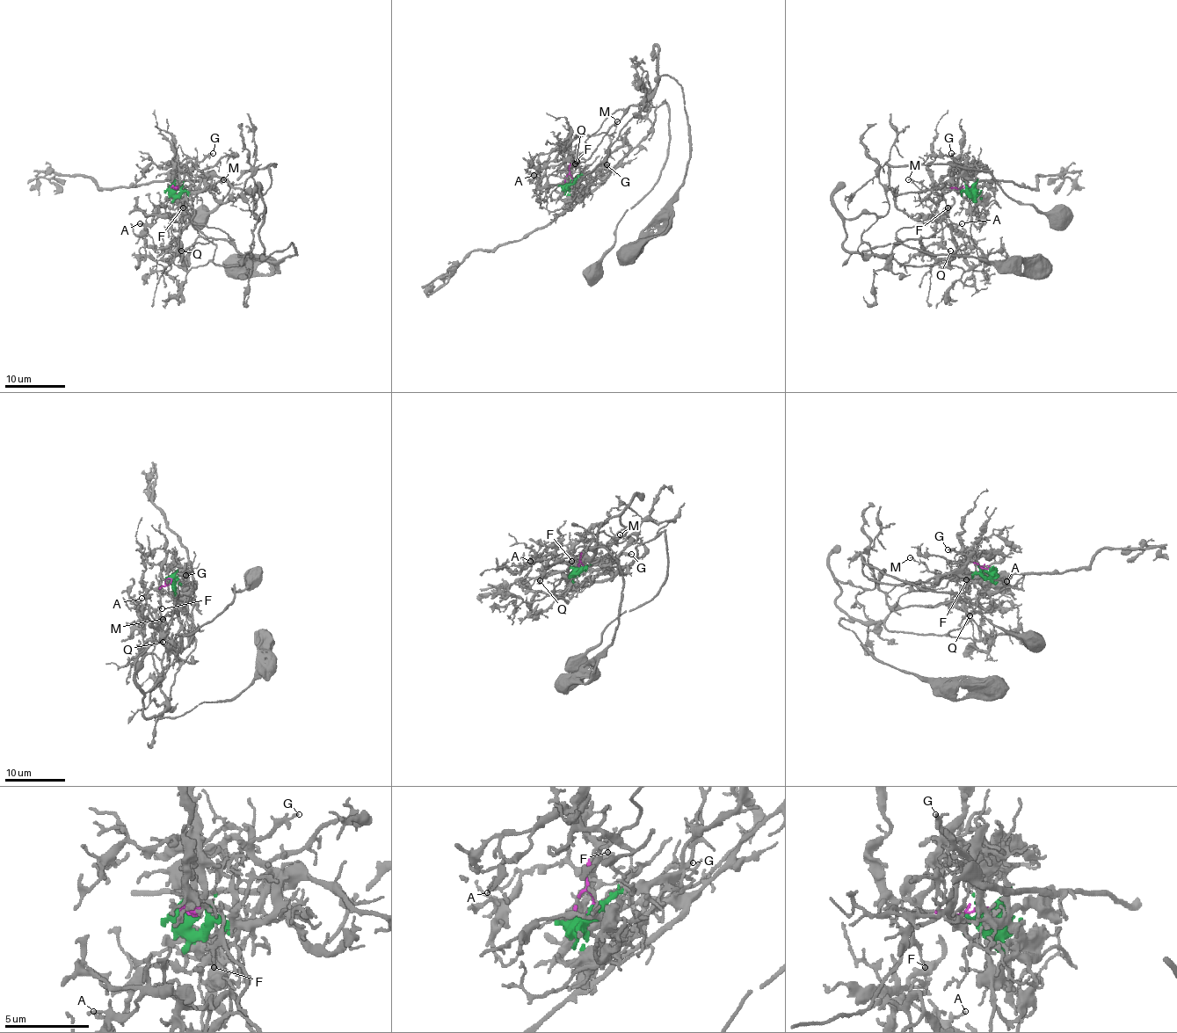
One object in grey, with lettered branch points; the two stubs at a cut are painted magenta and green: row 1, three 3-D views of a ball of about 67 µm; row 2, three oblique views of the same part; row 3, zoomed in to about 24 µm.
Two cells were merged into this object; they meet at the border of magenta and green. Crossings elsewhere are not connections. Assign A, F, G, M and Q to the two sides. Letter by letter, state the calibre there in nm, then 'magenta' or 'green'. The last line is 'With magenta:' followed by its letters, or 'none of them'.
A: 140 nm | magenta
F: 100 nm | magenta
G: 130 nm | green
M: 90 nm | green
Q: 180 nm | magenta
With magenta: A, F, Q

